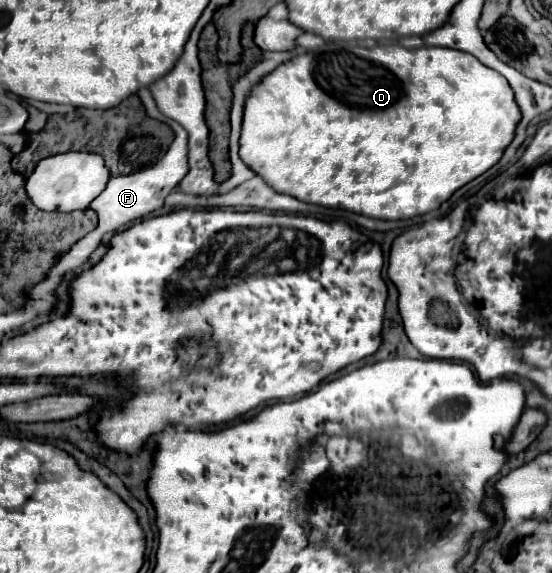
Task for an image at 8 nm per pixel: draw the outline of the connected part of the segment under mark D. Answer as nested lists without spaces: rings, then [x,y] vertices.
[[[326,41],[320,49],[308,51],[310,55],[298,55],[292,61],[280,65],[274,73],[270,73],[260,85],[254,87],[250,99],[246,101],[244,111],[244,127],[240,137],[240,157],[242,161],[252,167],[268,185],[272,185],[278,193],[286,193],[296,197],[298,201],[320,205],[320,207],[332,207],[332,209],[344,209],[352,211],[364,217],[372,219],[412,219],[416,215],[430,213],[438,209],[444,201],[448,201],[454,191],[470,183],[472,179],[486,173],[490,167],[494,167],[506,147],[516,137],[516,127],[522,121],[520,107],[516,105],[516,95],[512,93],[512,87],[508,85],[506,77],[500,77],[494,69],[488,69],[476,57],[464,51],[446,49],[446,47],[420,47],[420,49],[406,49],[398,43],[392,45],[376,45],[372,49],[364,49],[358,45],[348,45],[344,41]]]

